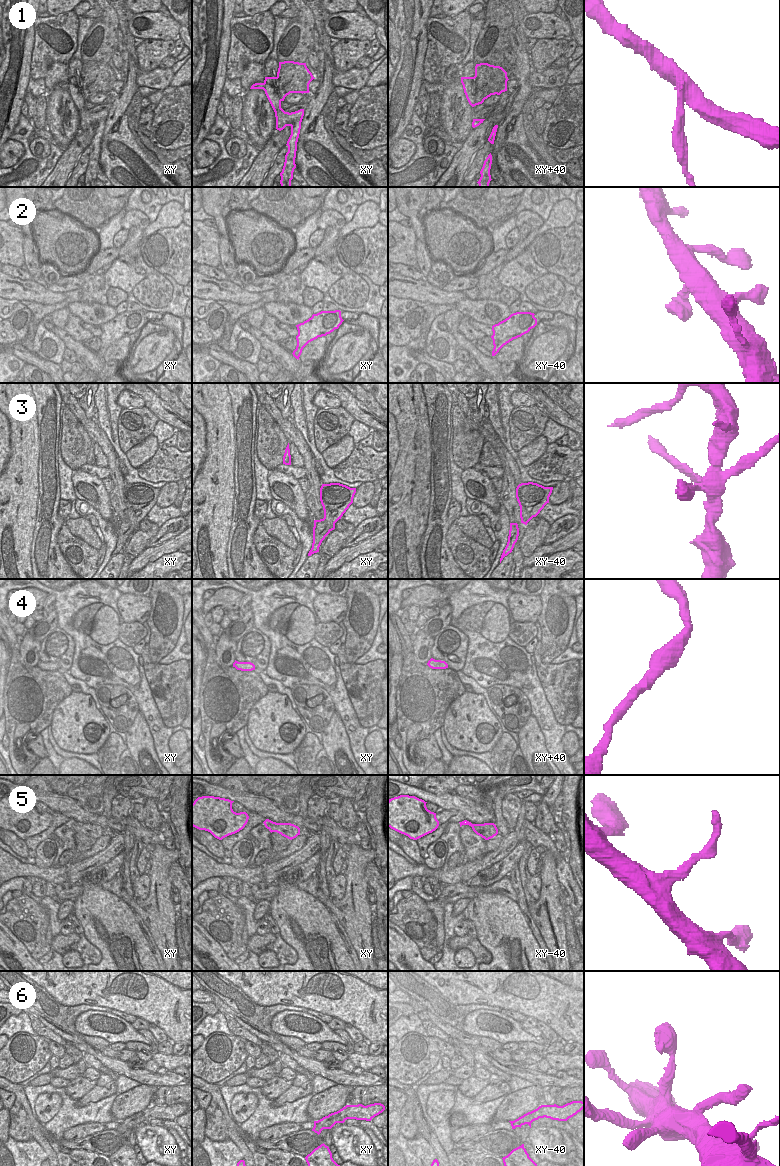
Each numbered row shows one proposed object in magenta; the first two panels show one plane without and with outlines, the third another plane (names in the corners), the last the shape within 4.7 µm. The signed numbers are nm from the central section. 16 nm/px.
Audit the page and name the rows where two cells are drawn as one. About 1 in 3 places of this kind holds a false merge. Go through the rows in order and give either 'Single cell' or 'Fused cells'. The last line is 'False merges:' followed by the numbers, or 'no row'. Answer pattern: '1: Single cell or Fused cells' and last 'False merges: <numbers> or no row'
1: Fused cells
2: Single cell
3: Single cell
4: Single cell
5: Fused cells
6: Single cell
False merges: 1, 5.

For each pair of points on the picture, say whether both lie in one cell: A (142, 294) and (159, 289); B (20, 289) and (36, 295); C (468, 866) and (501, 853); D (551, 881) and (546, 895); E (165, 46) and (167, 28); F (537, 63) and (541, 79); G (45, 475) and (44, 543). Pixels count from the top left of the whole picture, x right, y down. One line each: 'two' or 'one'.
A: one
B: one
C: one
D: one
E: two
F: two
G: one

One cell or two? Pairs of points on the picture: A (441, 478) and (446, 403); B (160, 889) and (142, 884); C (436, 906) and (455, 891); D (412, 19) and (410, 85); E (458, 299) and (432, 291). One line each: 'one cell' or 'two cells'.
A: one cell
B: two cells
C: one cell
D: one cell
E: one cell

